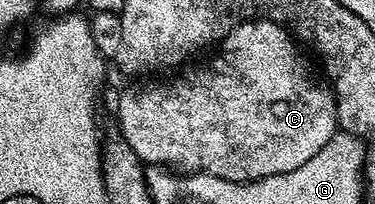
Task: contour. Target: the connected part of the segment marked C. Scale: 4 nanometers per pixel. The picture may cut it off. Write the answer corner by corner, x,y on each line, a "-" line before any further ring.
255,17
239,23
222,40
217,48
217,51
219,50
218,55
212,56
210,63
196,68
187,79
174,79
171,83
150,83
147,87
136,89
134,87
127,90
124,97
121,98
120,107
116,112
117,118
122,118
121,138
125,139
131,149
141,157
143,164
157,165
163,169
177,169
182,173
215,175
224,181
243,185
254,185
264,177
283,175
284,173
292,173
292,169
300,169
300,165
312,161
312,157
316,157
316,153
320,153
320,149
324,149
324,145
328,145
328,141
339,130
339,126
333,90
321,78
318,80
314,76
309,61
298,52
297,46
299,47
299,44
296,42
295,36
291,35
282,24
274,23
271,19

